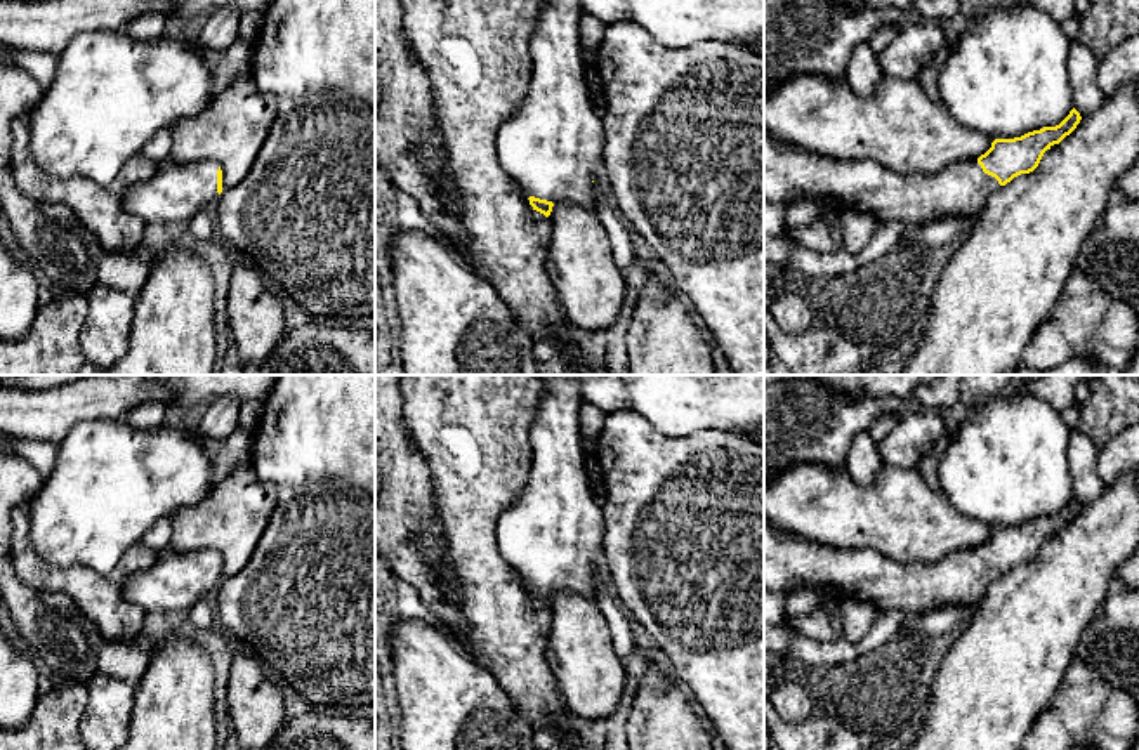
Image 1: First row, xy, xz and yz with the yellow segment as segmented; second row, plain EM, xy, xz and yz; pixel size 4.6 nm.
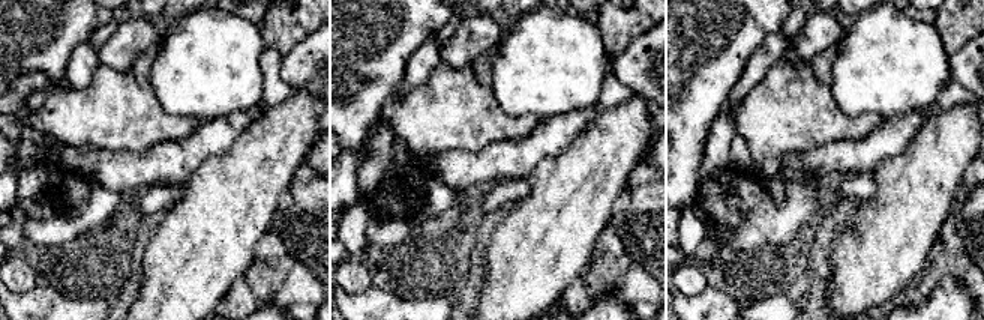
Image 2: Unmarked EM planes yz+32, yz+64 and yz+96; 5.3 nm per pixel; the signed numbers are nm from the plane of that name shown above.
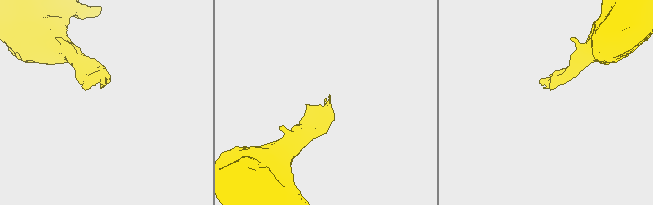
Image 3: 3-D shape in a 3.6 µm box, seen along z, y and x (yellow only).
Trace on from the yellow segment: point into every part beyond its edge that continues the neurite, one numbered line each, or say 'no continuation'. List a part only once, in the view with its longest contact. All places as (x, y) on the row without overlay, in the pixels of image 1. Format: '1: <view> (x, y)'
1: yz (792, 563)

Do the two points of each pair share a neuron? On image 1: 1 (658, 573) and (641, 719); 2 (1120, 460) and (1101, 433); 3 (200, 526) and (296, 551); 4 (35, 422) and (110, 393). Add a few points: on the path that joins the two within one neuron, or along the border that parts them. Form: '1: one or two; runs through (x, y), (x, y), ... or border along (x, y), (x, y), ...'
1: two; border along (660, 657), (672, 672)
2: two; border along (1120, 431), (1098, 448)
3: two; border along (276, 504), (252, 556), (235, 575)
4: one; runs through (54, 412), (91, 398)

